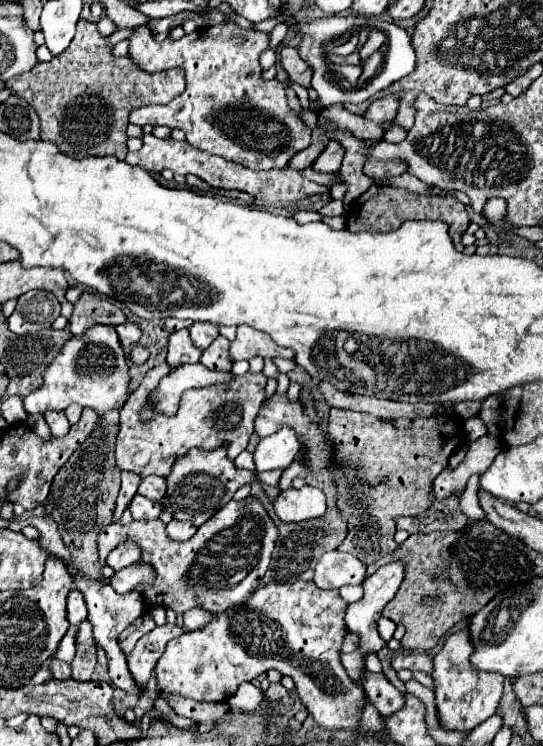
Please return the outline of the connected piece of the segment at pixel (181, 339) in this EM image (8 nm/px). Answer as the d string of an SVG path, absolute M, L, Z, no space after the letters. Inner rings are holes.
M180 329L170 335L170 341L168 341L168 365L170 367L180 367L184 363L198 363L200 355L202 353L198 353L198 349L194 349L190 341L188 329Z

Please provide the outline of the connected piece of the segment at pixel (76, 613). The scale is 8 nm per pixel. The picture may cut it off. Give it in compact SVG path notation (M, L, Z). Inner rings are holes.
M74 589L70 591L68 595L68 607L66 607L66 613L68 613L68 621L72 625L78 625L80 621L86 619L86 603L84 603L84 597Z

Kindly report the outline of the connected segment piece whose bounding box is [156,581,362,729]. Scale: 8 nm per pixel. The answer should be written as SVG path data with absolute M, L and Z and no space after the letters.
M312 581L296 583L268 583L258 587L246 603L236 605L224 613L218 613L206 627L190 633L182 633L172 639L158 659L156 677L160 693L178 693L196 701L226 701L232 697L242 681L252 681L262 673L276 669L282 675L294 679L300 701L306 705L310 715L326 729L354 729L354 709L362 701L362 689L358 689L342 671L338 661L344 637L348 633L344 615L348 603L338 591L318 589Z

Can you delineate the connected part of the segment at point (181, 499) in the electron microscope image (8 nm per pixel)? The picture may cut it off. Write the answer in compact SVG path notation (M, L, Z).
M192 449L190 457L182 457L182 461L172 467L172 473L166 479L168 493L162 503L168 505L168 511L172 511L174 519L192 521L196 527L200 527L232 499L236 489L250 485L252 481L256 481L256 473L236 469L234 463L226 457L226 449L214 449L210 453Z

